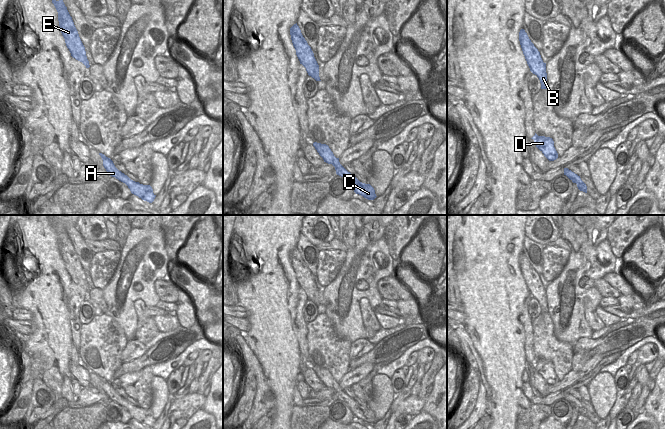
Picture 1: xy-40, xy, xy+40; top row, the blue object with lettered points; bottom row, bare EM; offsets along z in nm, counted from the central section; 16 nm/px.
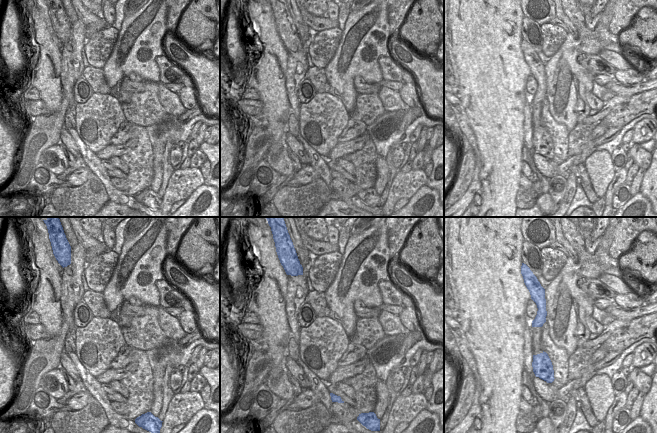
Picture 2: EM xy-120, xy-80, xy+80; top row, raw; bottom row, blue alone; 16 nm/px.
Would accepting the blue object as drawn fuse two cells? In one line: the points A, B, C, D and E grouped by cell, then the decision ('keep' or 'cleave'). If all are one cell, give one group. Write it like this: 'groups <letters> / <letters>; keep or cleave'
groups A B C D E; keep

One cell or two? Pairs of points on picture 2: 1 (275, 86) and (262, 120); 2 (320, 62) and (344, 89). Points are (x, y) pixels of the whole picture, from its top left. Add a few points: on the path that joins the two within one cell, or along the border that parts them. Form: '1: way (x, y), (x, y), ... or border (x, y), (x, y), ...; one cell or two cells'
1: way (274, 94), (274, 108), (270, 112); one cell
2: border (337, 47), (334, 56), (324, 68); two cells

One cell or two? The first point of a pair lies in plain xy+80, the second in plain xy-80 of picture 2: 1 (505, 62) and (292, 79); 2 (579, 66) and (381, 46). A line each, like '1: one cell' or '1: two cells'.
1: two cells
2: one cell

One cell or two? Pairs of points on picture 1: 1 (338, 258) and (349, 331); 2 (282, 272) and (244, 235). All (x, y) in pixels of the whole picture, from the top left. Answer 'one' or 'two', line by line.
1: two
2: one

